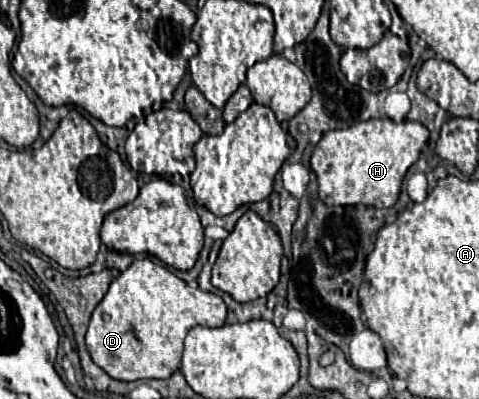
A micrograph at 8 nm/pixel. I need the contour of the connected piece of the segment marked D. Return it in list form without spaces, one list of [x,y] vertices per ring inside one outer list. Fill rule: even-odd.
[[[140,258],[132,262],[118,278],[112,280],[106,296],[100,300],[96,310],[92,312],[88,332],[86,332],[86,348],[92,360],[114,380],[144,380],[144,378],[168,378],[172,372],[180,368],[184,338],[194,326],[224,326],[226,322],[226,304],[220,296],[212,292],[204,292],[200,288],[188,286],[176,274],[172,274],[166,266],[152,262],[150,258]]]

